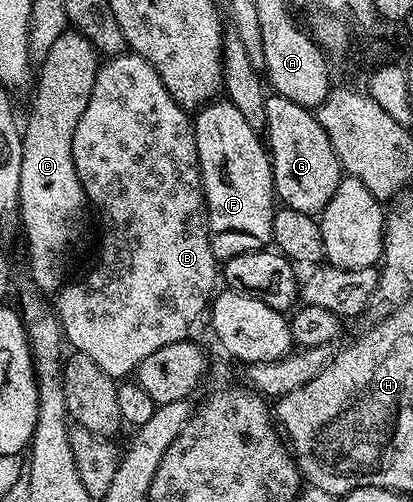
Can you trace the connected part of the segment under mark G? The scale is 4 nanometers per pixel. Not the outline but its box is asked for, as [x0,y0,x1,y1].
[266,100,344,215]

